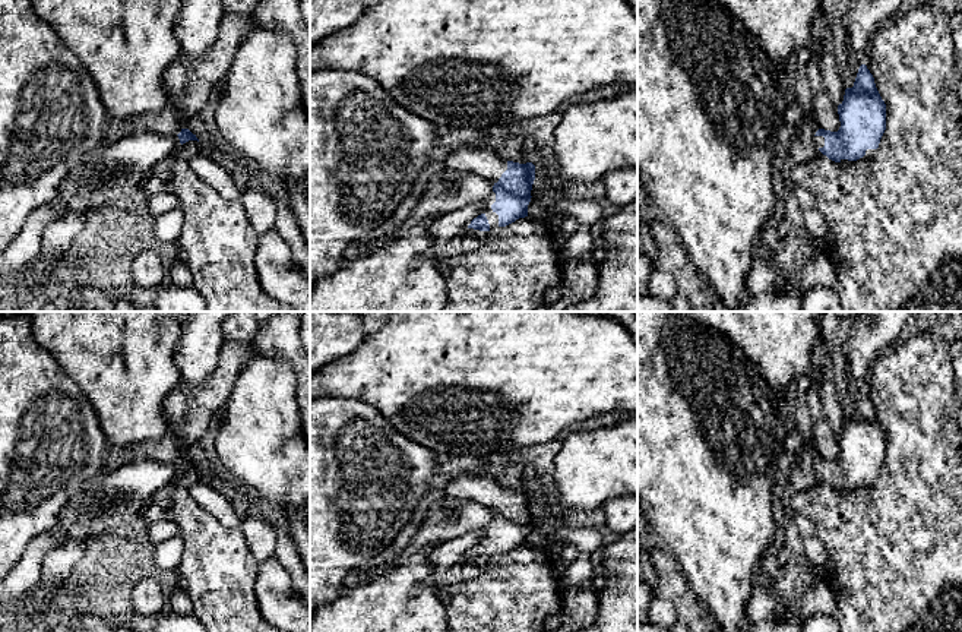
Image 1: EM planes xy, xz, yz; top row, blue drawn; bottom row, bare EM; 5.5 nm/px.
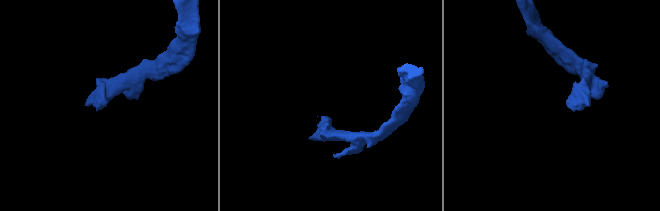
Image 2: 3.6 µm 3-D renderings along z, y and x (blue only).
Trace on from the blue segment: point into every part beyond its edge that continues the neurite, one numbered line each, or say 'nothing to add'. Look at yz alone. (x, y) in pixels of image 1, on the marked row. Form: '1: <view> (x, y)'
1: yz (870, 154)

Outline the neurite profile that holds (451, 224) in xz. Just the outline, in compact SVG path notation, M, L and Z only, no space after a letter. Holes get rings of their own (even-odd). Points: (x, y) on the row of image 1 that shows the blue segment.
M474 202L433 219L428 227L428 234L433 237L434 244L461 234L474 218L481 215L482 206L482 202Z

